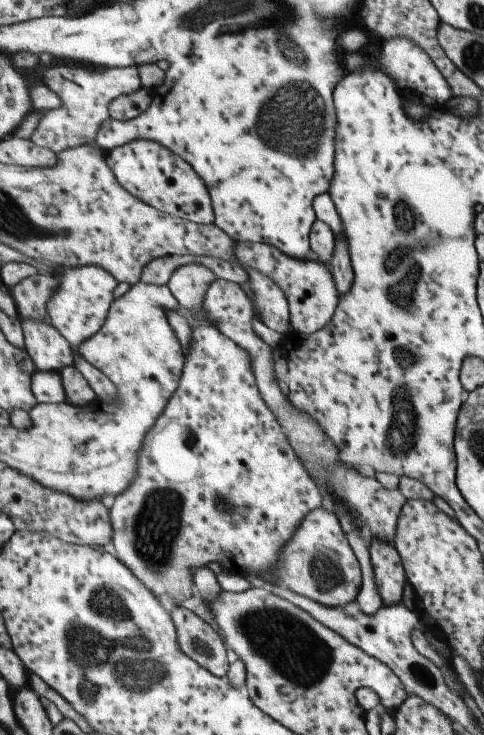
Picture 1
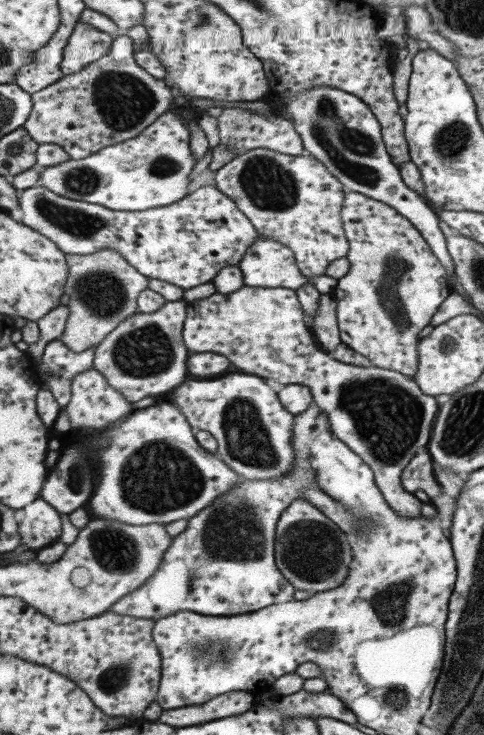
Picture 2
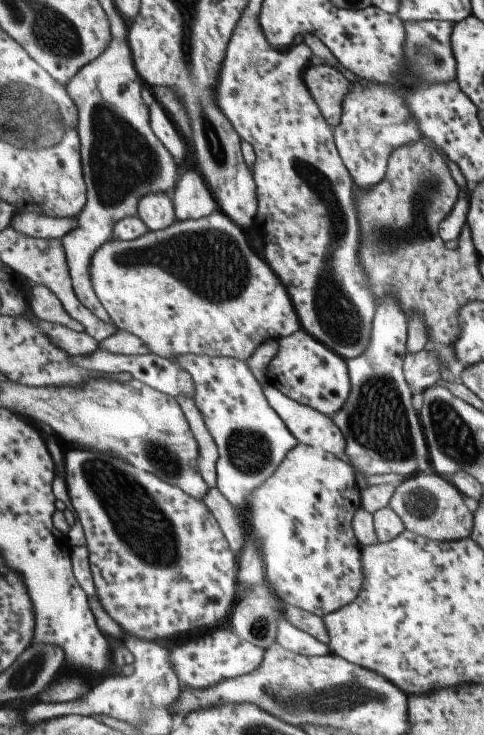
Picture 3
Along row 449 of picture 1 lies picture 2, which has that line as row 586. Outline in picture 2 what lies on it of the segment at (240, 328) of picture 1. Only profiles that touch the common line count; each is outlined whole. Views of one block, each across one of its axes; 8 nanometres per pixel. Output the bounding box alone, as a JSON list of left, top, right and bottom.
[276,498,353,594]

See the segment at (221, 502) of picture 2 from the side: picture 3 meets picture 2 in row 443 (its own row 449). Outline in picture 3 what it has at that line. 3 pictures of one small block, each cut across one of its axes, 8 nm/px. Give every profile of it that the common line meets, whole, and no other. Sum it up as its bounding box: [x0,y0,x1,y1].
[247,443,365,619]

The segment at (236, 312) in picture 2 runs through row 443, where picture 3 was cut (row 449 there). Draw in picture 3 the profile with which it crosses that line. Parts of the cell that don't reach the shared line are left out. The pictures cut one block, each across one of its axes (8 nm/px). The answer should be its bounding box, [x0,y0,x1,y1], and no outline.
[335,298,431,477]

